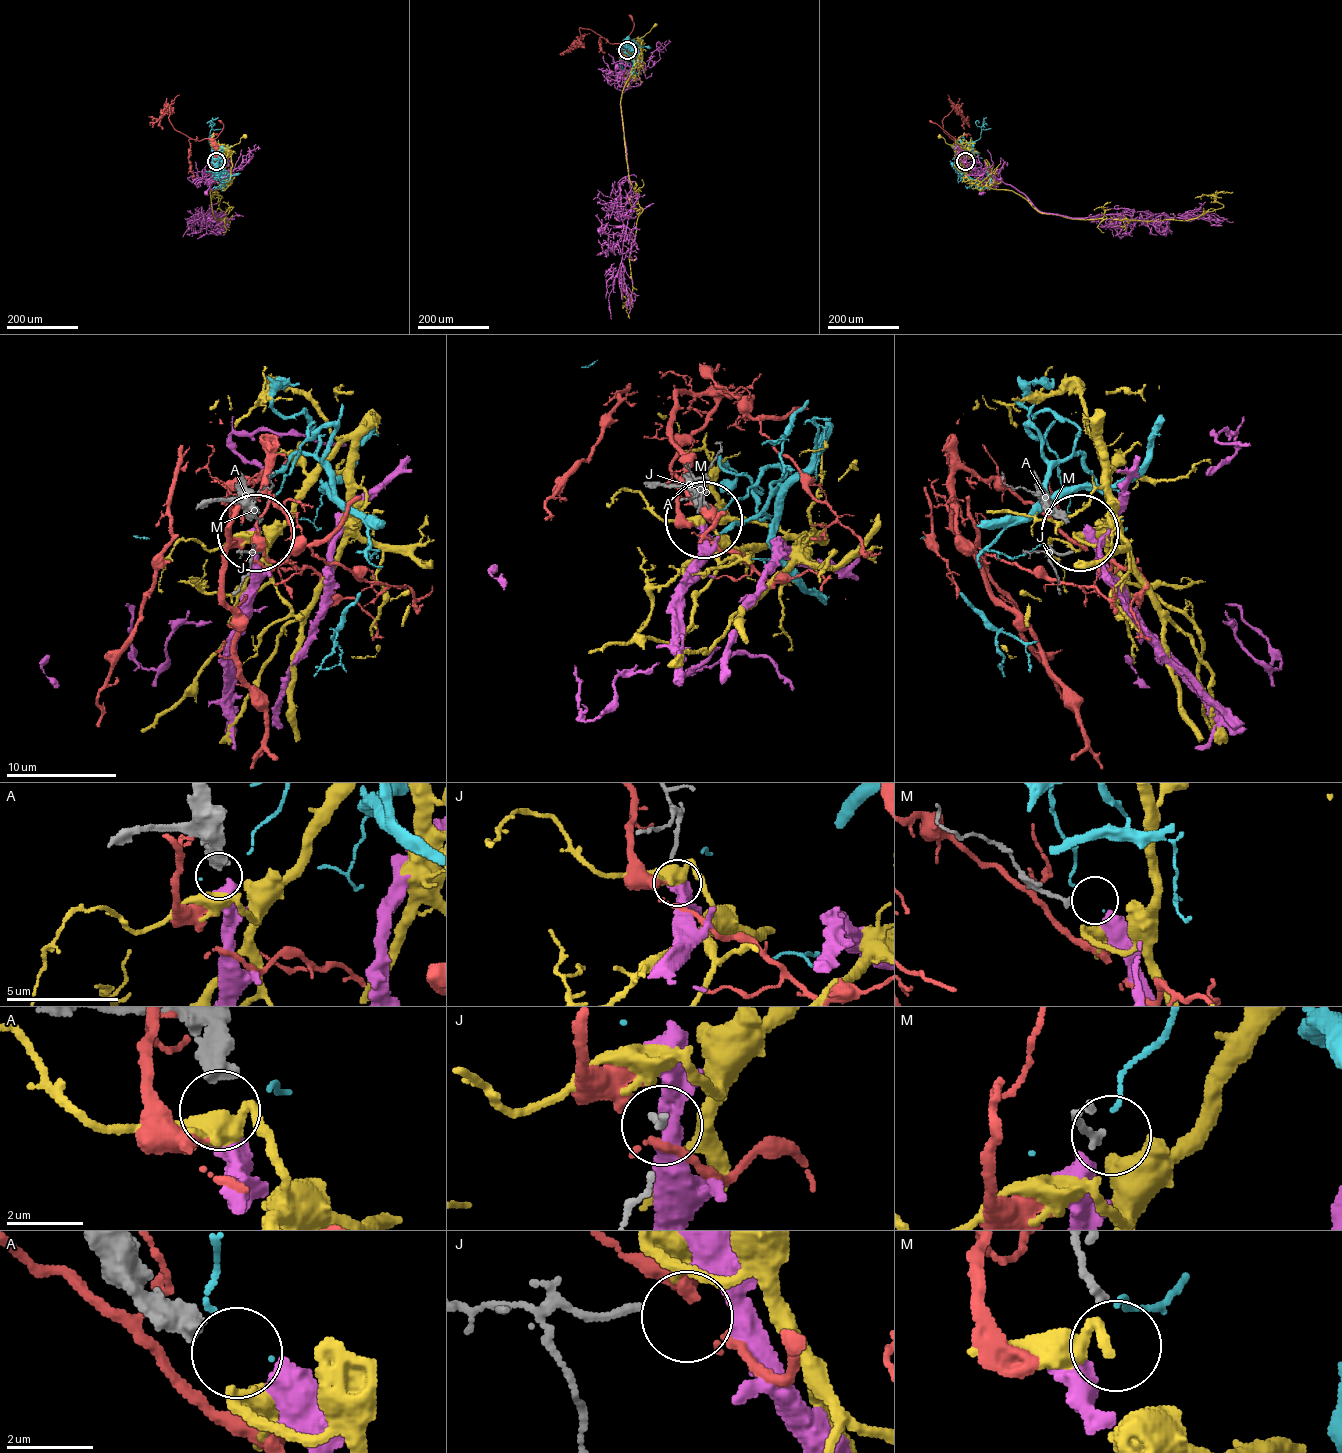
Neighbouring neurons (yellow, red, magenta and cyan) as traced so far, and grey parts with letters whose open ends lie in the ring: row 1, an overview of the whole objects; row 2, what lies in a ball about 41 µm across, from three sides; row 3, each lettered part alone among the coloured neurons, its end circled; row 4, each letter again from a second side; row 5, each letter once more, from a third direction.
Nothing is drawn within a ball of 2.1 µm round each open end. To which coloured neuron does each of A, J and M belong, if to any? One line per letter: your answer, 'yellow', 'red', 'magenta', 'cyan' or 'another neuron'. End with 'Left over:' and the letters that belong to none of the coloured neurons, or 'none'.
A: magenta
J: red
M: another neuron
Left over: M

